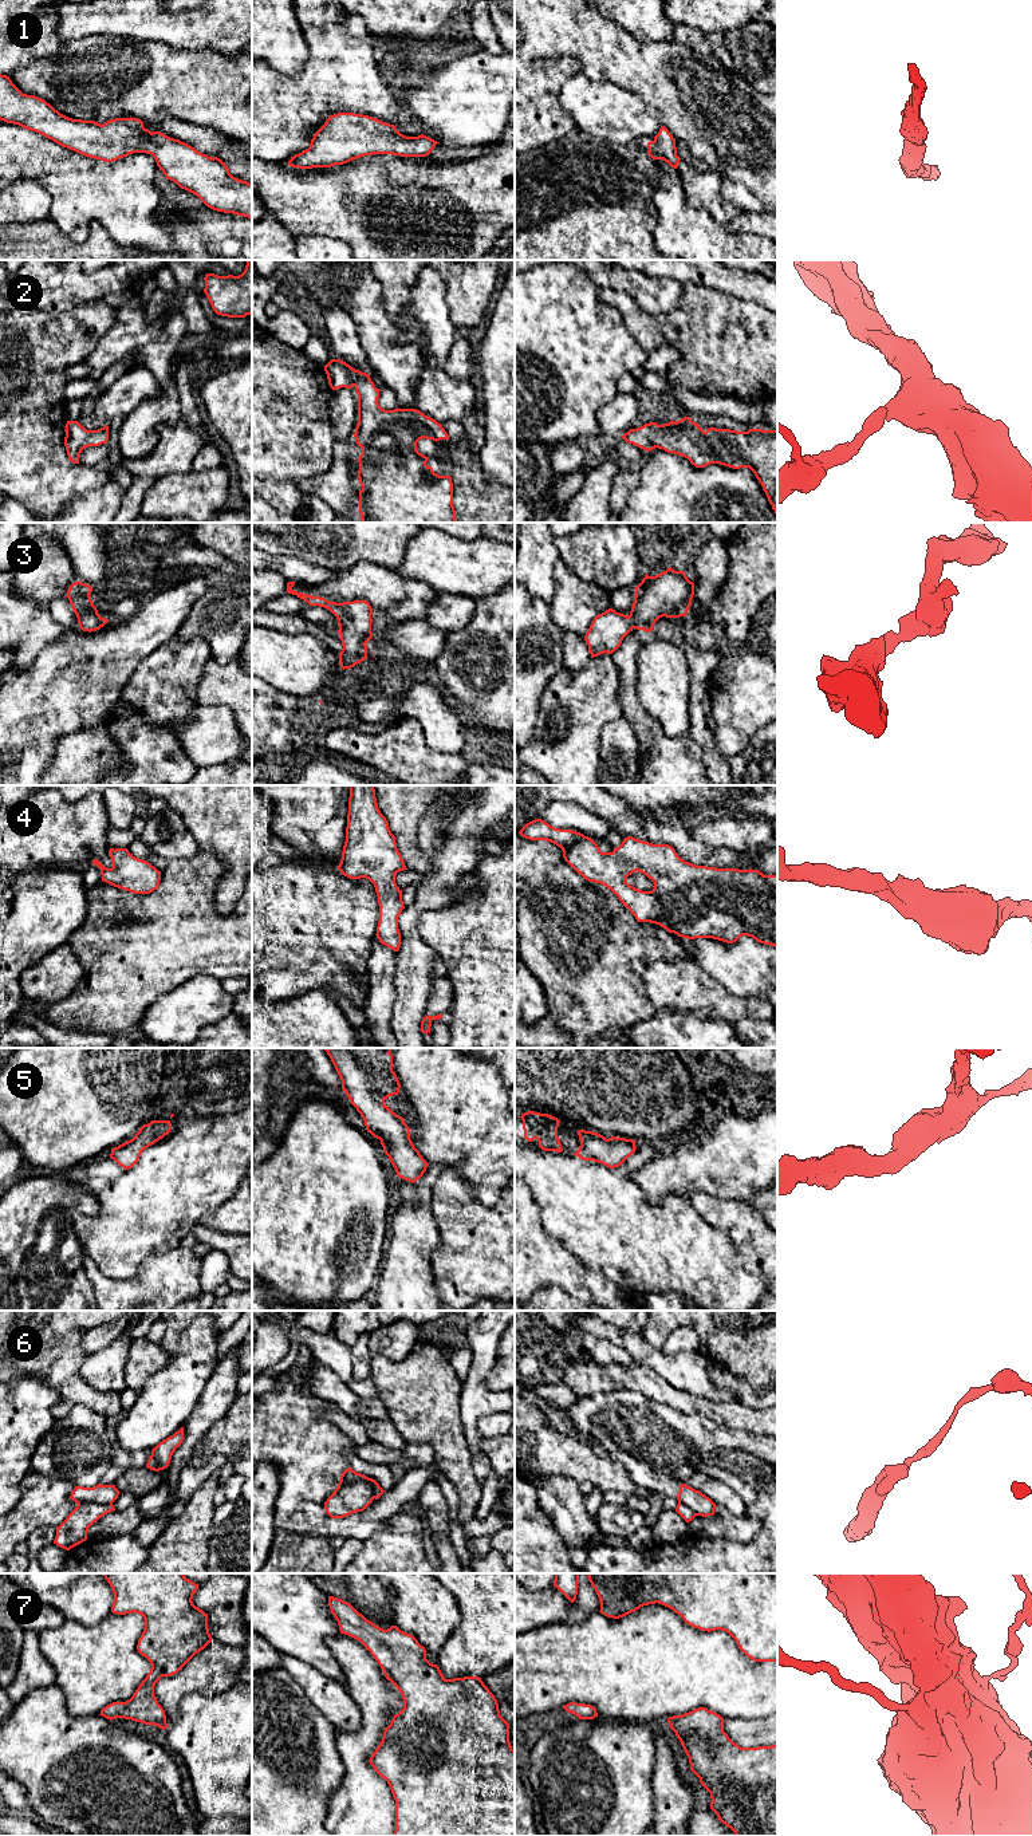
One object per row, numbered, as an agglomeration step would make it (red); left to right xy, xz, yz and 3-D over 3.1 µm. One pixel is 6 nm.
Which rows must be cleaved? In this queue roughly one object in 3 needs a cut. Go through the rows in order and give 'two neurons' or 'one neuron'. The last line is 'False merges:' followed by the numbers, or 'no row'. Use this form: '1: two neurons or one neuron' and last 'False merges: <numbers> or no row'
1: one neuron
2: one neuron
3: one neuron
4: one neuron
5: one neuron
6: two neurons
7: one neuron
False merges: 6

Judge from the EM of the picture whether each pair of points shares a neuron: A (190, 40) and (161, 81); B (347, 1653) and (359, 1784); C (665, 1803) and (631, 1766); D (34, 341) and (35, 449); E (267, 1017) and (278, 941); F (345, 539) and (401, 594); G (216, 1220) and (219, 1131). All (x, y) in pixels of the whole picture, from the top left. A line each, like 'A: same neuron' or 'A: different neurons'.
A: different neurons
B: same neuron
C: different neurons
D: same neuron
E: different neurons
F: different neurons
G: different neurons

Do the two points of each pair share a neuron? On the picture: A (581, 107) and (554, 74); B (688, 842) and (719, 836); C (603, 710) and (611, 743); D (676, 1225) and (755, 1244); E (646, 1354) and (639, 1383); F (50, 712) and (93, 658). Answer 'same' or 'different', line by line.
A: different
B: different
C: different
D: different
E: different
F: same

